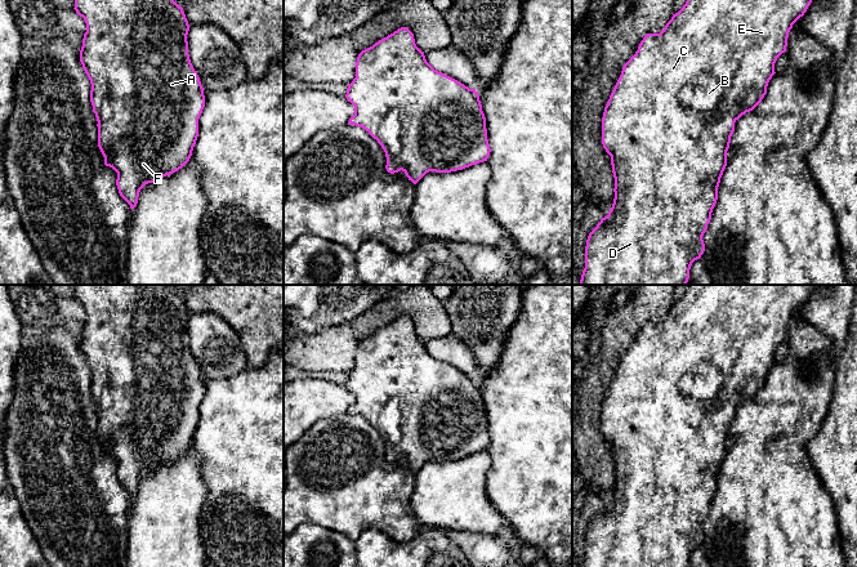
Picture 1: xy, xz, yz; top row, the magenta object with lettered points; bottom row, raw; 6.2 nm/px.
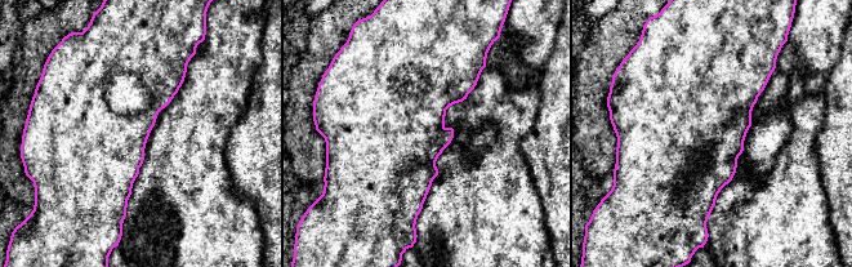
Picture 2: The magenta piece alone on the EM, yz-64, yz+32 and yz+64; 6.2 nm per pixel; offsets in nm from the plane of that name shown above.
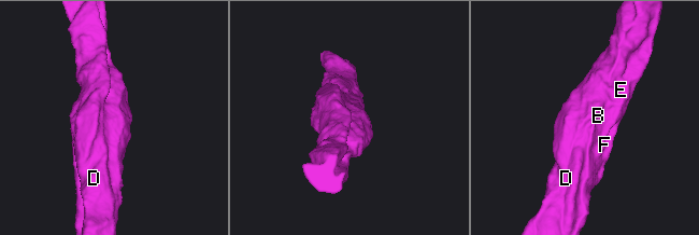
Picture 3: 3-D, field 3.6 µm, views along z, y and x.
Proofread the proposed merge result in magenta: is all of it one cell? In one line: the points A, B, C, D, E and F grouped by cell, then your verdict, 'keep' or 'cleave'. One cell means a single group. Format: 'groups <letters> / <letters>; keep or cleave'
groups A B C D E F; keep

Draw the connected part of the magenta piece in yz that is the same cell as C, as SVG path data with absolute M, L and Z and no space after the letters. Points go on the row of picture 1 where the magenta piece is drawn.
M687 0L683 8L673 14L660 34L647 34L640 41L635 54L624 64L621 75L610 95L602 117L602 144L606 152L611 156L612 173L615 178L615 198L608 215L602 218L597 227L589 233L585 246L585 268L581 274L580 285L686 285L689 278L689 269L695 260L700 259L705 251L702 240L711 219L713 209L718 200L718 187L720 178L727 166L727 151L729 148L731 137L735 131L735 122L746 112L753 111L767 94L767 86L775 72L777 58L786 52L789 32L793 24L804 15L812 0Z

